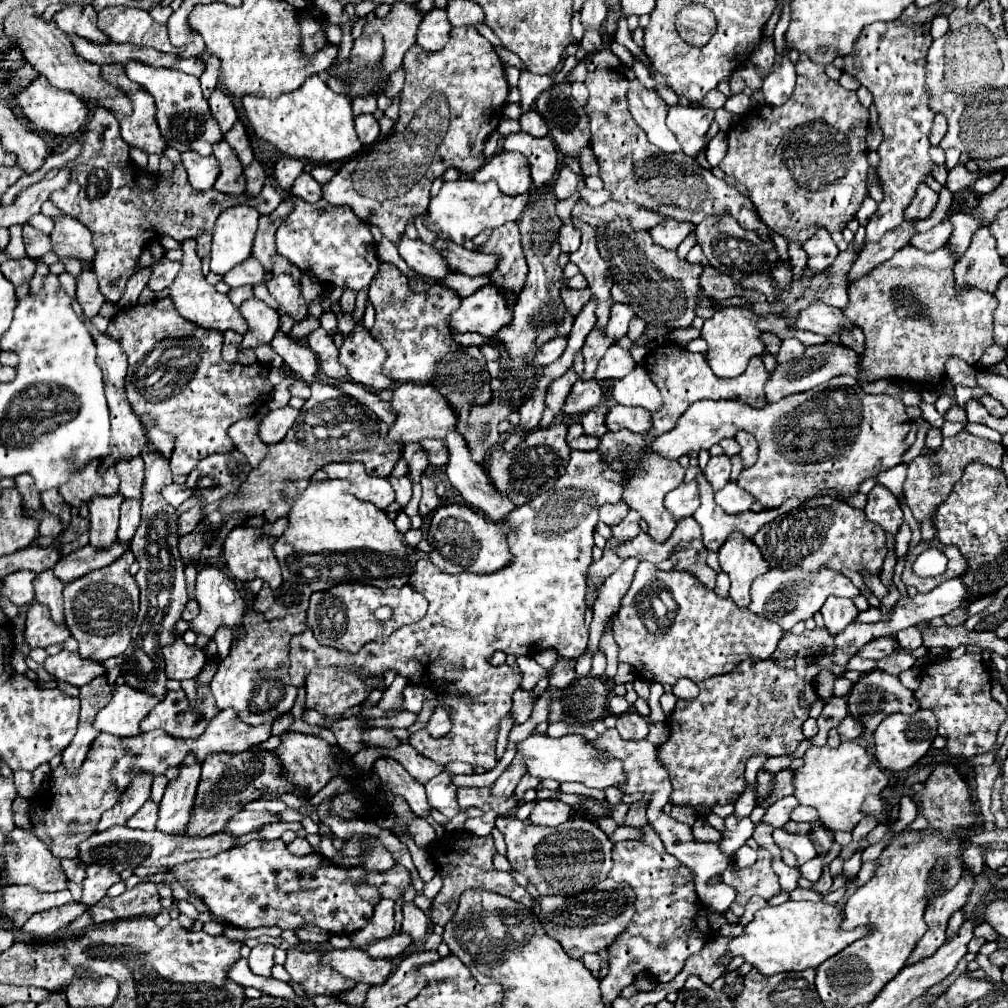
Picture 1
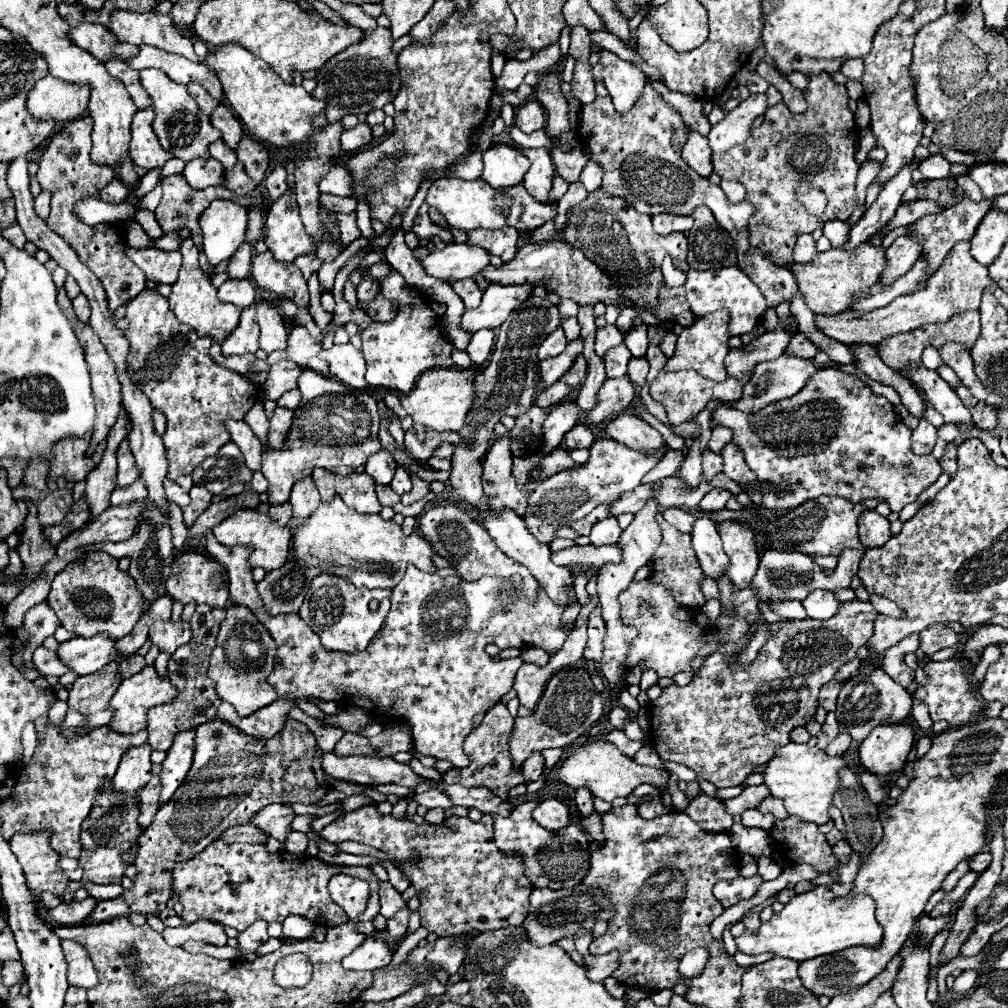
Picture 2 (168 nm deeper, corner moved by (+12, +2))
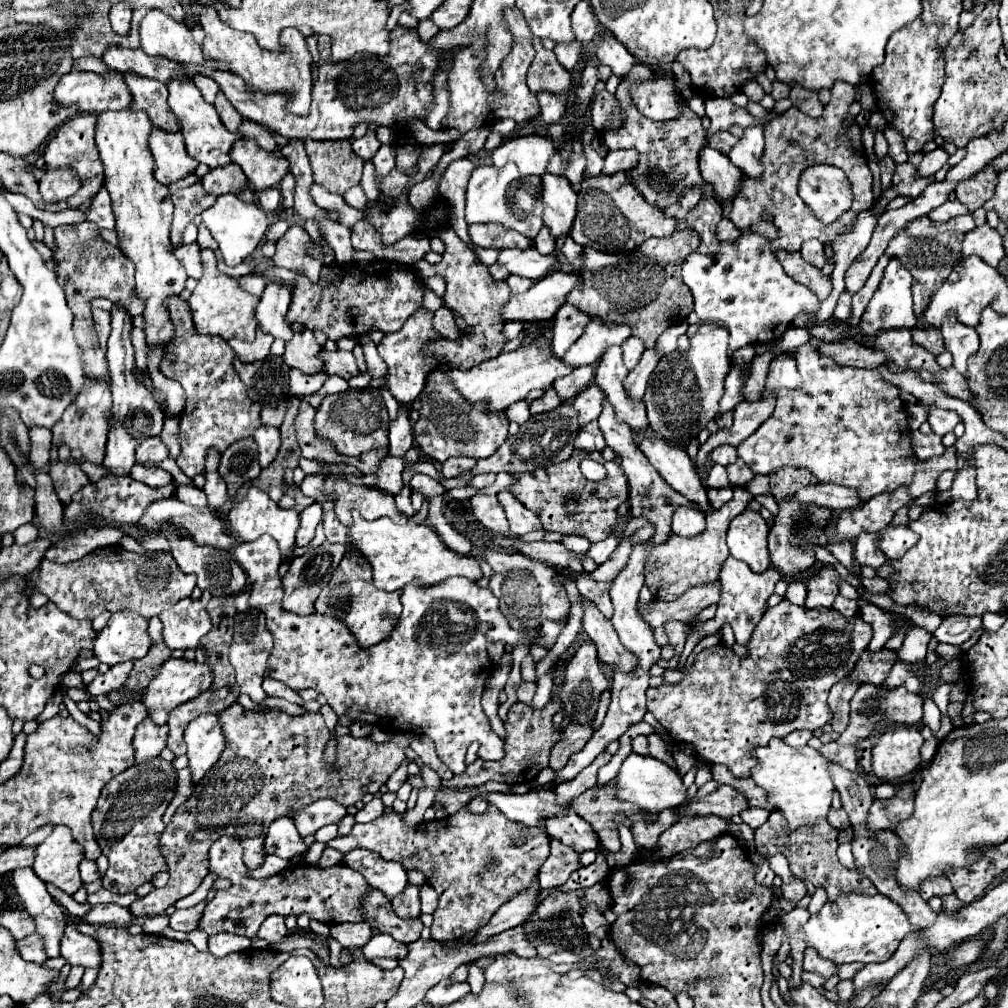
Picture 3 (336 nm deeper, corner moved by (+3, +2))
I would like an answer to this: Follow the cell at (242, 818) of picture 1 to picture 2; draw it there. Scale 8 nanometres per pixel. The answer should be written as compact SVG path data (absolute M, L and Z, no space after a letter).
M274 803L274 805L264 807L264 811L260 811L260 815L256 815L256 819L252 823L256 827L264 827L264 831L272 831L272 837L276 837L280 843L284 843L292 831L290 823L294 817L296 817L296 813L292 811L290 805Z

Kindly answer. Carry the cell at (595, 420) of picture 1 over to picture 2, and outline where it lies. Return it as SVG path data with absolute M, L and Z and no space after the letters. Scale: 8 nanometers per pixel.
M628 375L618 379L606 379L604 385L600 387L600 403L596 405L594 411L586 415L588 423L600 425L606 417L612 419L620 415L624 409L628 409L634 397L636 397L636 389Z

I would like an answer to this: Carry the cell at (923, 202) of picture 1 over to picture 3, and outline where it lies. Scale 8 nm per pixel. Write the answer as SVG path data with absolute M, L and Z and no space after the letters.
M987 169L987 171L979 171L973 177L957 183L955 187L955 195L961 203L965 203L969 207L969 211L977 211L979 207L983 207L983 203L987 199L993 197L995 191L995 177L997 171Z

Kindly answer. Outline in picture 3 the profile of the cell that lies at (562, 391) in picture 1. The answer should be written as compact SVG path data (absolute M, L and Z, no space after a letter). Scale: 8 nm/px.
M591 321L583 335L569 347L565 357L561 359L569 367L581 367L581 365L595 365L605 349L609 345L621 345L631 335L627 325L619 325L615 329L609 329L601 325L599 321Z

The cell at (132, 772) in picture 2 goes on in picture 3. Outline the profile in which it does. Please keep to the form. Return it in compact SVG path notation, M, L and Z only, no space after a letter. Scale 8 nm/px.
M147 717L135 733L133 749L135 749L135 763L143 763L149 759L159 757L159 753L165 749L167 743L167 725L153 725L153 721Z

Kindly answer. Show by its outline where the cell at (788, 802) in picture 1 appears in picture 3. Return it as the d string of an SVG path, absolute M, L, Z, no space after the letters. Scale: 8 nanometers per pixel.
M749 807L749 809L745 809L745 811L741 813L741 819L743 819L749 827L753 827L753 829L761 827L761 825L767 821L767 817L769 817L769 811L759 809L759 807Z

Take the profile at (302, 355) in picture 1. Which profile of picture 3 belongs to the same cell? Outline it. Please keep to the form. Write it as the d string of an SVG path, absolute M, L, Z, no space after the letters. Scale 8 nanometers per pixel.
M269 283L255 309L259 327L283 341L291 339L291 325L285 319L291 303L291 291L283 283Z

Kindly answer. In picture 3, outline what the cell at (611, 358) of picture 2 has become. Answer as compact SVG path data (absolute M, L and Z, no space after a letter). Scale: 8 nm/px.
M629 337L629 339L625 339L625 343L623 343L621 347L623 347L625 367L627 367L627 369L633 369L633 367L639 363L639 359L641 359L641 355L643 355L643 351L645 351L643 341L637 339L637 337Z

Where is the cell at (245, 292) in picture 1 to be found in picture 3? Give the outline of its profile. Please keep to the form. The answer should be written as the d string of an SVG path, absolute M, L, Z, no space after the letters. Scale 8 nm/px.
M243 277L239 281L241 289L255 295L255 297L261 297L263 295L263 289L265 289L265 281L261 277Z

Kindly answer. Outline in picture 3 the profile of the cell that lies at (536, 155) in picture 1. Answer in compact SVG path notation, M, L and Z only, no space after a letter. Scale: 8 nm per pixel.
M543 173L541 175L543 183L543 221L551 229L553 237L565 235L571 231L573 217L575 217L575 207L577 207L577 193L573 191L571 183L563 175L553 175L553 173Z

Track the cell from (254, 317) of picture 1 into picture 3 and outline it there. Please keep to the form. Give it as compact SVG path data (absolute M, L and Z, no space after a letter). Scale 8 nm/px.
M257 327L257 335L255 335L255 341L241 341L241 339L231 339L229 345L231 349L237 353L237 357L243 361L243 363L251 363L255 359L265 359L269 355L269 347L273 343L273 337L263 333L259 327Z

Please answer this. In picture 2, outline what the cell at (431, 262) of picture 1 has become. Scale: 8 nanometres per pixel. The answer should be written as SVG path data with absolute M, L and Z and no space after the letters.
M454 243L454 245L444 247L442 251L436 251L436 253L428 255L420 263L428 271L428 275L432 275L432 277L438 277L438 279L444 279L444 281L448 281L450 277L454 277L454 279L466 279L466 277L476 277L484 267L490 265L490 253L484 251L484 249L480 249L480 247L470 247L470 245L458 245L458 243Z

